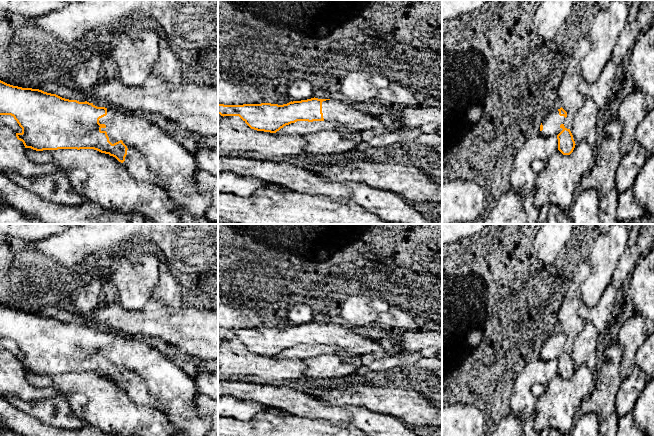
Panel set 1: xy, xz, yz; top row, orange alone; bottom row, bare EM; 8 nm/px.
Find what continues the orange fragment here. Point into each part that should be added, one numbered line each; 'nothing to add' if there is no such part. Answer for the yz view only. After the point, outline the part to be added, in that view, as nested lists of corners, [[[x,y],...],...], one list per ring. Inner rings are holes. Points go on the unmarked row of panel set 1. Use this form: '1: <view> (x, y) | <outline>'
1: yz (551, 348) | [[[553,333],[550,335],[547,340],[542,345],[543,354],[540,355],[542,360],[557,360],[563,353],[560,351],[561,348],[564,348],[564,340],[559,339],[558,333]]]

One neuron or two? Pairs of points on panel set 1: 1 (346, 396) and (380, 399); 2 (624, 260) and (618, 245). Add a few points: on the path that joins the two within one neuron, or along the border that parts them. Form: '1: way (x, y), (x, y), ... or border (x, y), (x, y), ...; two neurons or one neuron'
1: way (354, 398), (372, 398); one neuron
2: border (628, 246), (619, 258), (613, 275); two neurons

